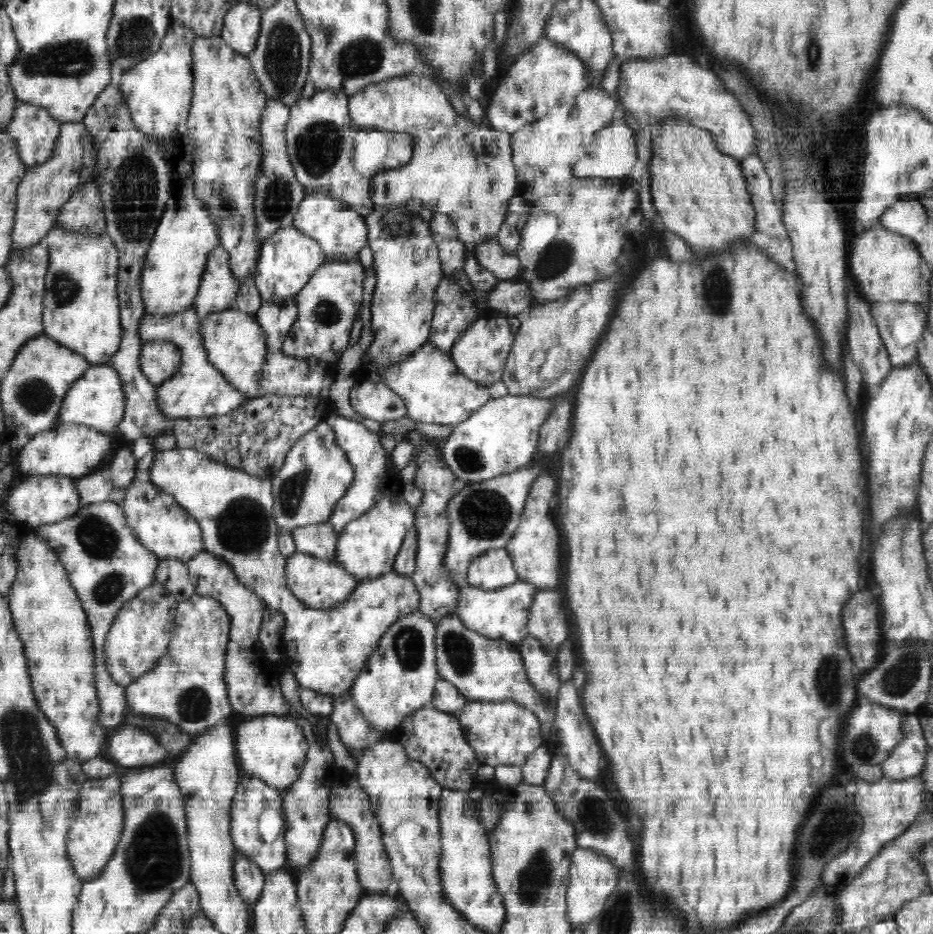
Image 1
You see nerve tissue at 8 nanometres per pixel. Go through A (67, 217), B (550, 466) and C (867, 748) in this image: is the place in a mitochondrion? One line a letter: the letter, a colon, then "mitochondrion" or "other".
A: other
B: other
C: mitochondrion

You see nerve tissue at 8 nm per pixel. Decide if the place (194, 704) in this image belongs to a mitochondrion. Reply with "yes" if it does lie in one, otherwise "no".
yes

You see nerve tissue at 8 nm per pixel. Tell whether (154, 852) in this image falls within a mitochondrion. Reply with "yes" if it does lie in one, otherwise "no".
yes

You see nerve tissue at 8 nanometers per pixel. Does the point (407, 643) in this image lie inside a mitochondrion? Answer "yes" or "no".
yes

